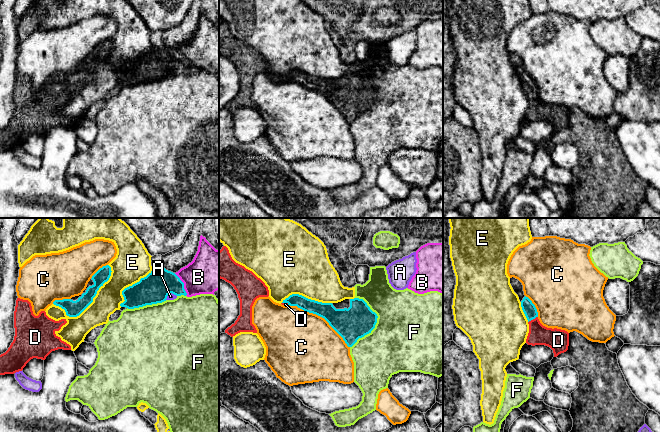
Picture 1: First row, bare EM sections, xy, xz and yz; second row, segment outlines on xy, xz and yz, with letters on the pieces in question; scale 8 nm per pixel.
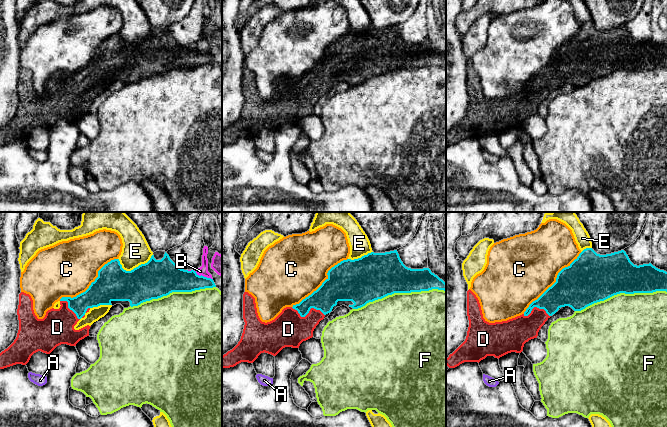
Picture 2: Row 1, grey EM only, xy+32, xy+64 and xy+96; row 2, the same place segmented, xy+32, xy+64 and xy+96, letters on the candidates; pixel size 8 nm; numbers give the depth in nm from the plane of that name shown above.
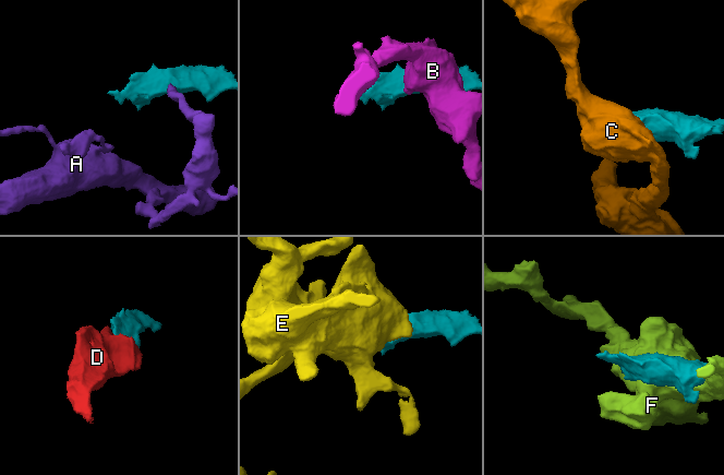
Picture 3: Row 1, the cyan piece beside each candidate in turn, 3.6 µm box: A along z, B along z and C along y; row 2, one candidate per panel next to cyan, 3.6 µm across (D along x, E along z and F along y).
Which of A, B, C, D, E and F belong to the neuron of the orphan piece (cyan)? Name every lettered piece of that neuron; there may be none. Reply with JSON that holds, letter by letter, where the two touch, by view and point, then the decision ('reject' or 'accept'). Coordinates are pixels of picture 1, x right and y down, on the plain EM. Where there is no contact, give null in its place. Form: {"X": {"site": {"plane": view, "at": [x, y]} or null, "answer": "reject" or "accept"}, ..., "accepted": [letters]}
{"A": {"site": {"plane": "xy", "at": [169, 68]}, "answer": "reject"}, "B": {"site": {"plane": "xy", "at": [183, 60]}, "answer": "reject"}, "C": {"site": {"plane": "xz", "at": [320, 92]}, "answer": "reject"}, "D": {"site": {"plane": "yz", "at": [532, 95]}, "answer": "accept"}, "E": {"site": {"plane": "xy", "at": [90, 79]}, "answer": "reject"}, "F": {"site": {"plane": "xz", "at": [376, 98]}, "answer": "reject"}, "accepted": ["D"]}

